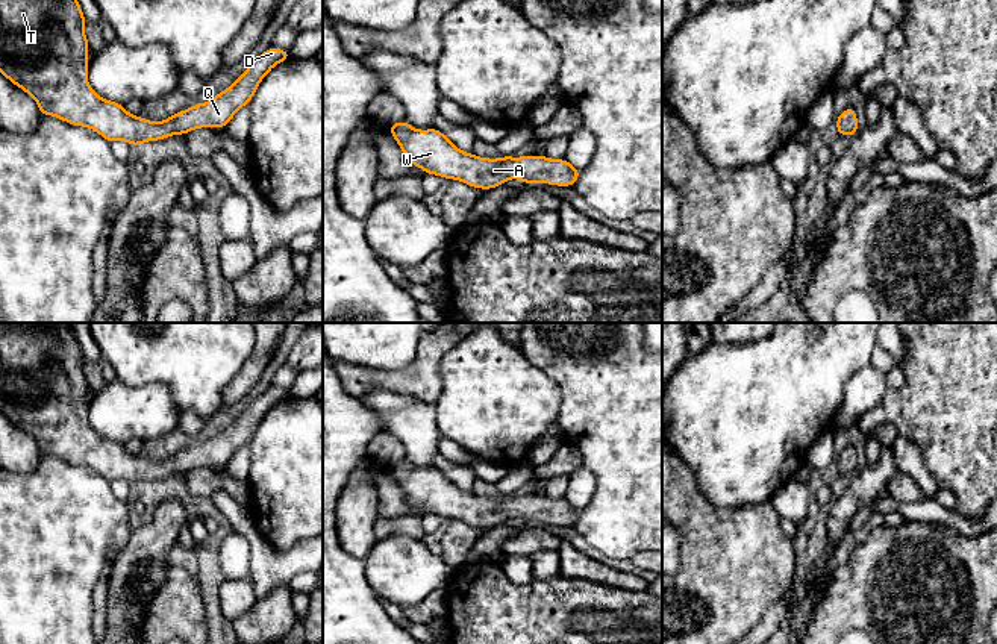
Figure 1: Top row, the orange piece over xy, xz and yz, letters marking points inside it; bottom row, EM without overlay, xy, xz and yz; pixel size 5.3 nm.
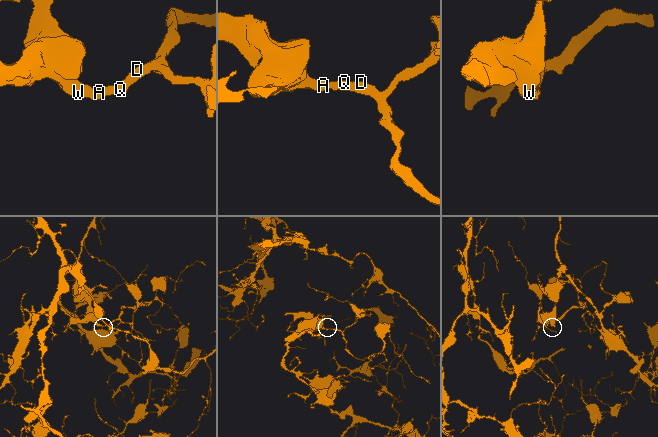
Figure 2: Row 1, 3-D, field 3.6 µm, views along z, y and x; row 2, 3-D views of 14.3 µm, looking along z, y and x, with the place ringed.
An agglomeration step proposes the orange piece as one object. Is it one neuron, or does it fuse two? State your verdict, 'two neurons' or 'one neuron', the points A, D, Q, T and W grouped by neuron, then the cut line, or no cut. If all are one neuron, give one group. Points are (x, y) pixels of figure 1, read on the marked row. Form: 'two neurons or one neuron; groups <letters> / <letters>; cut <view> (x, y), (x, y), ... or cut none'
one neuron; groups A D Q T W; cut none

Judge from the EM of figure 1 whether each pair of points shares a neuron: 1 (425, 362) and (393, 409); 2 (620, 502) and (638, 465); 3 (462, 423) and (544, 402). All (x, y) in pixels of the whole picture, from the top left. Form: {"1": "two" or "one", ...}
{"1": "two", "2": "one", "3": "one"}

